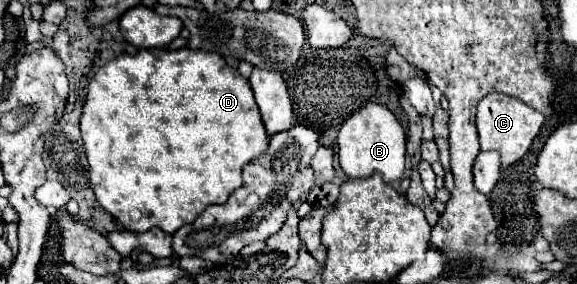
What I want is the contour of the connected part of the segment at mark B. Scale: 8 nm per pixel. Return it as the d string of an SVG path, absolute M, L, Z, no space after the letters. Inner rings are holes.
M366 104L360 112L352 114L338 132L338 154L340 166L348 174L348 178L364 178L372 172L380 172L384 182L394 182L402 178L404 172L404 148L406 134L396 116L380 106L380 104Z

